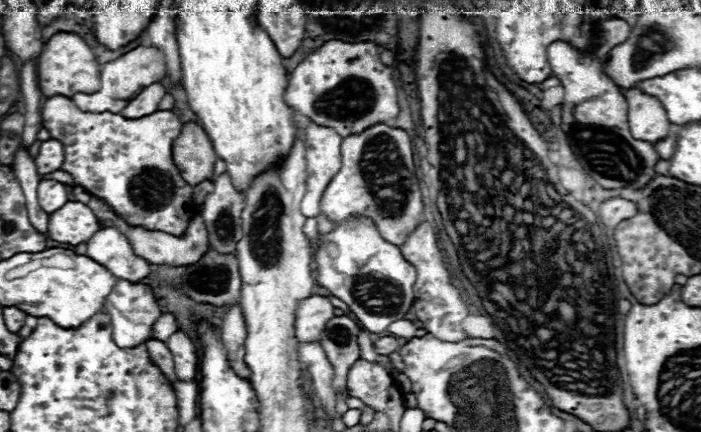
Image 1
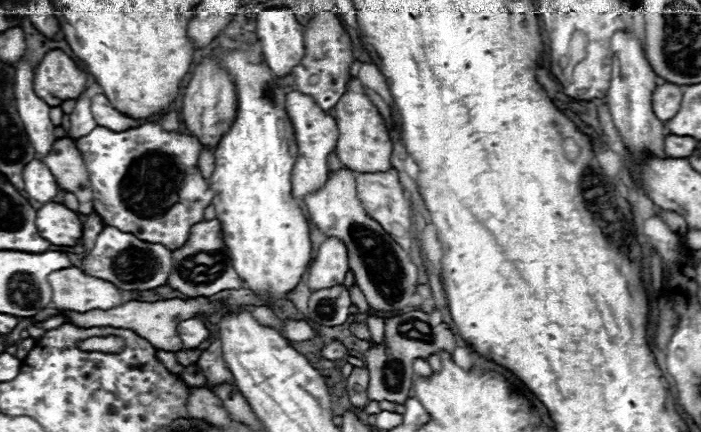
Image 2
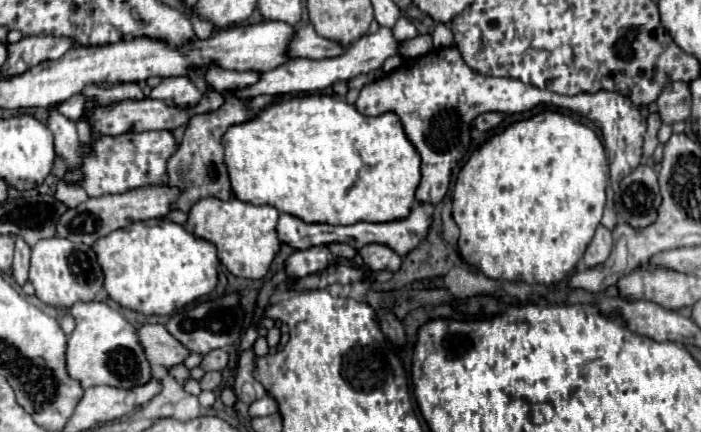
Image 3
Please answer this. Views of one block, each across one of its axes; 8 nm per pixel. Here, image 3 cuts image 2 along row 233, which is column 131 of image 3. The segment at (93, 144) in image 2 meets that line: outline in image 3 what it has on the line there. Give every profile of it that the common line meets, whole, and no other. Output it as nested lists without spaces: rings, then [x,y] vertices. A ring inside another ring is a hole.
[[[152,130],[152,132],[124,132],[120,136],[96,136],[92,132],[92,144],[80,144],[80,164],[70,166],[66,158],[56,156],[52,174],[64,182],[80,184],[88,196],[106,196],[106,194],[124,194],[132,188],[146,186],[164,186],[168,184],[166,164],[176,152],[178,144],[170,130]]]

